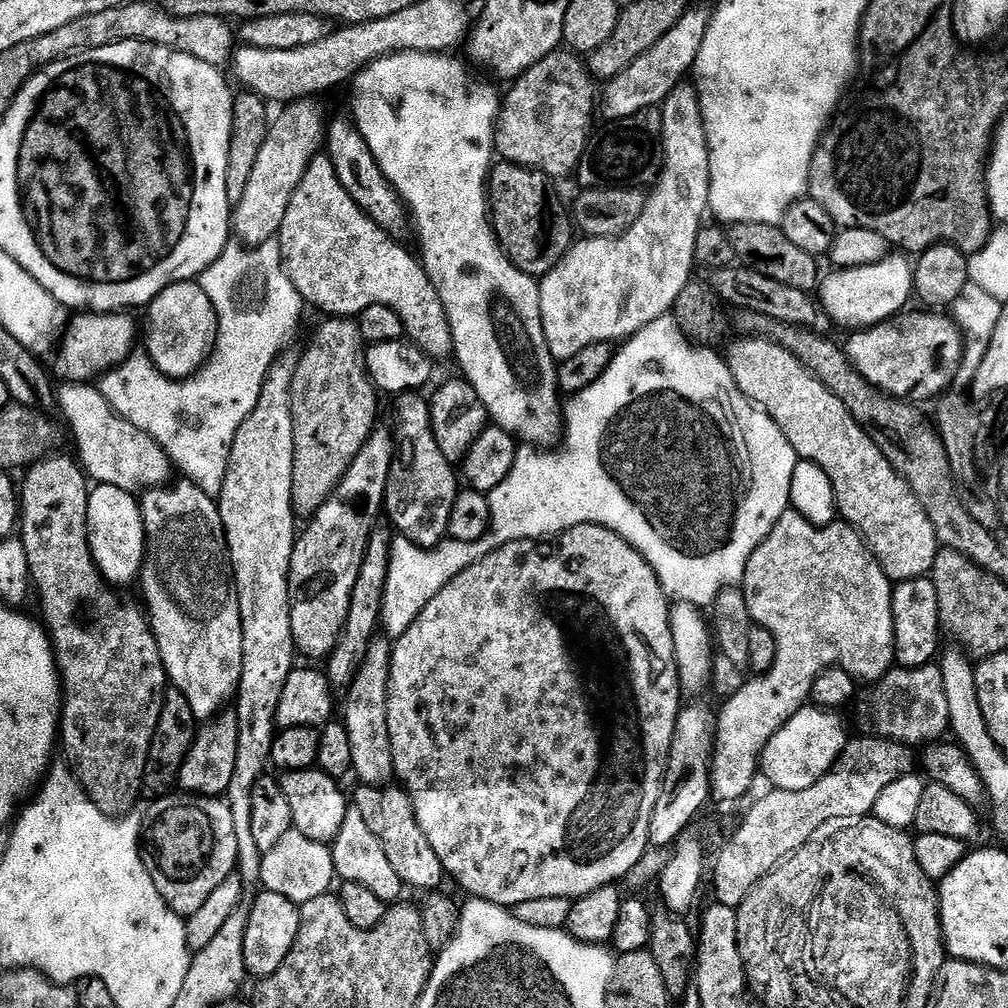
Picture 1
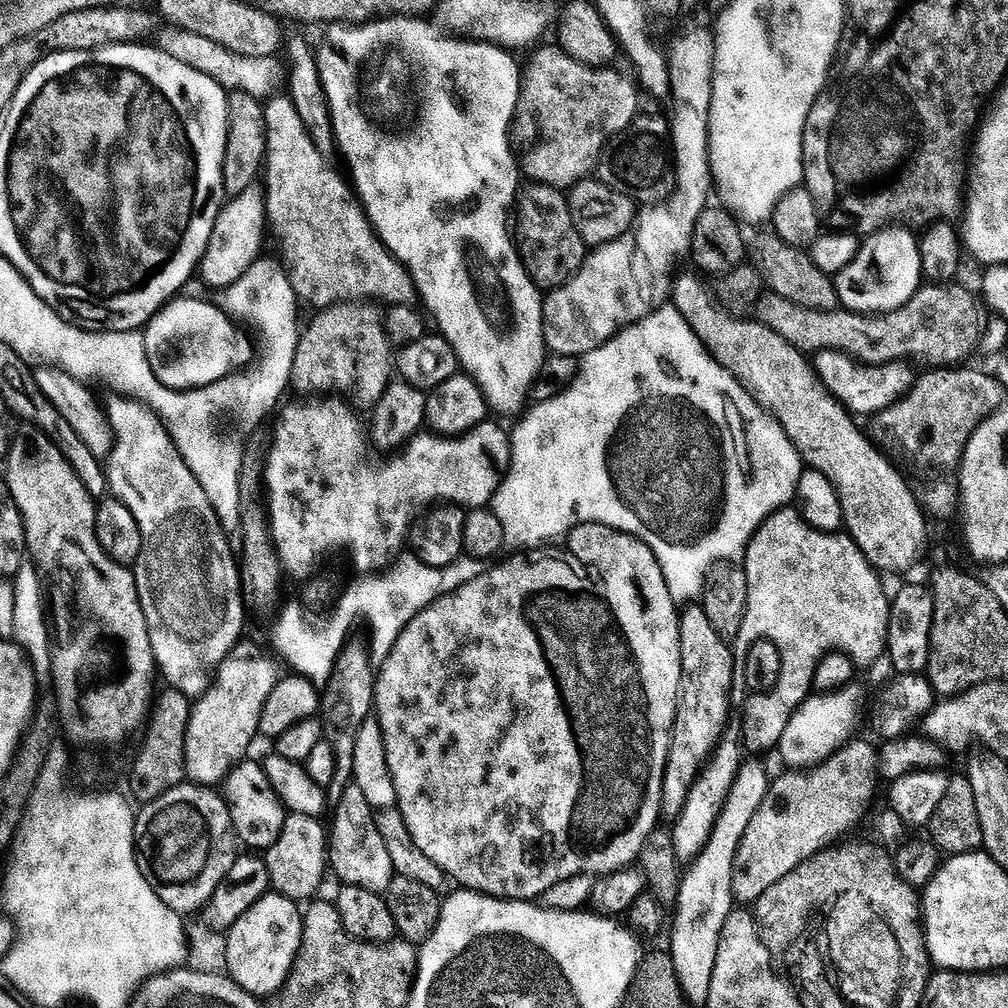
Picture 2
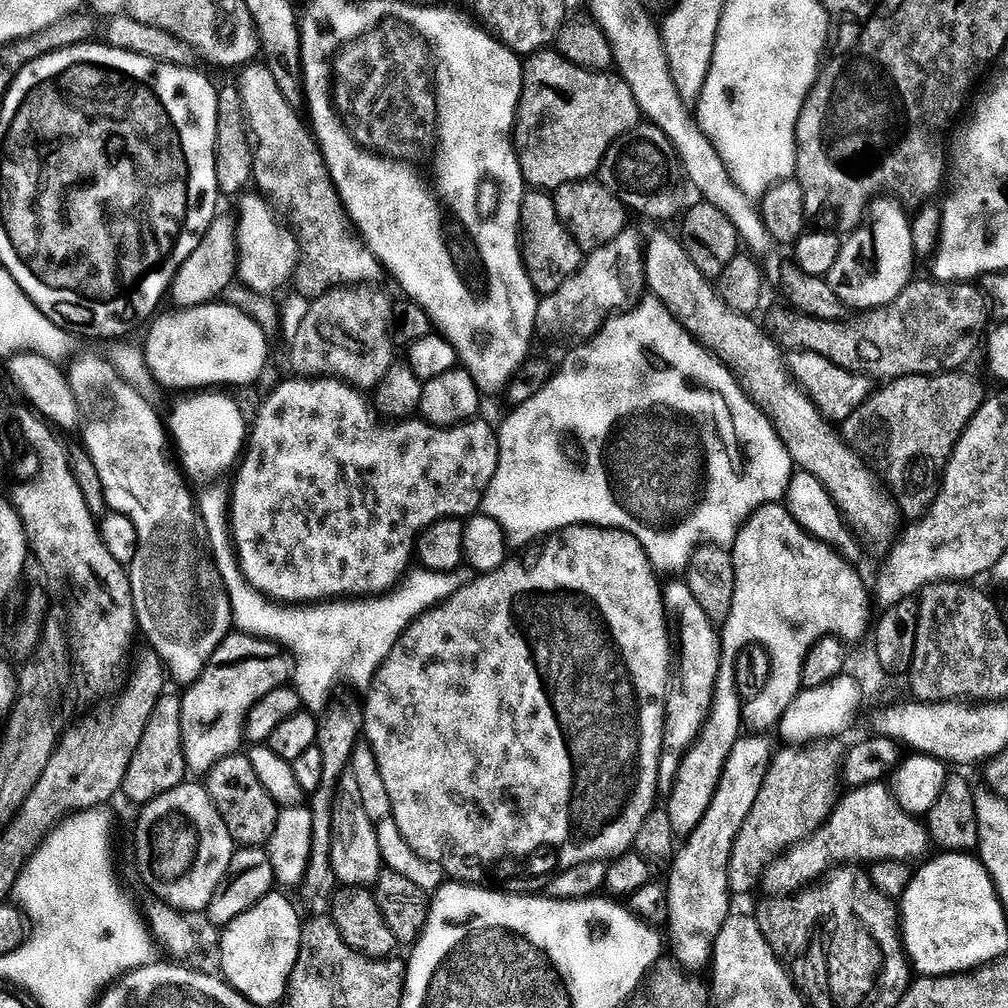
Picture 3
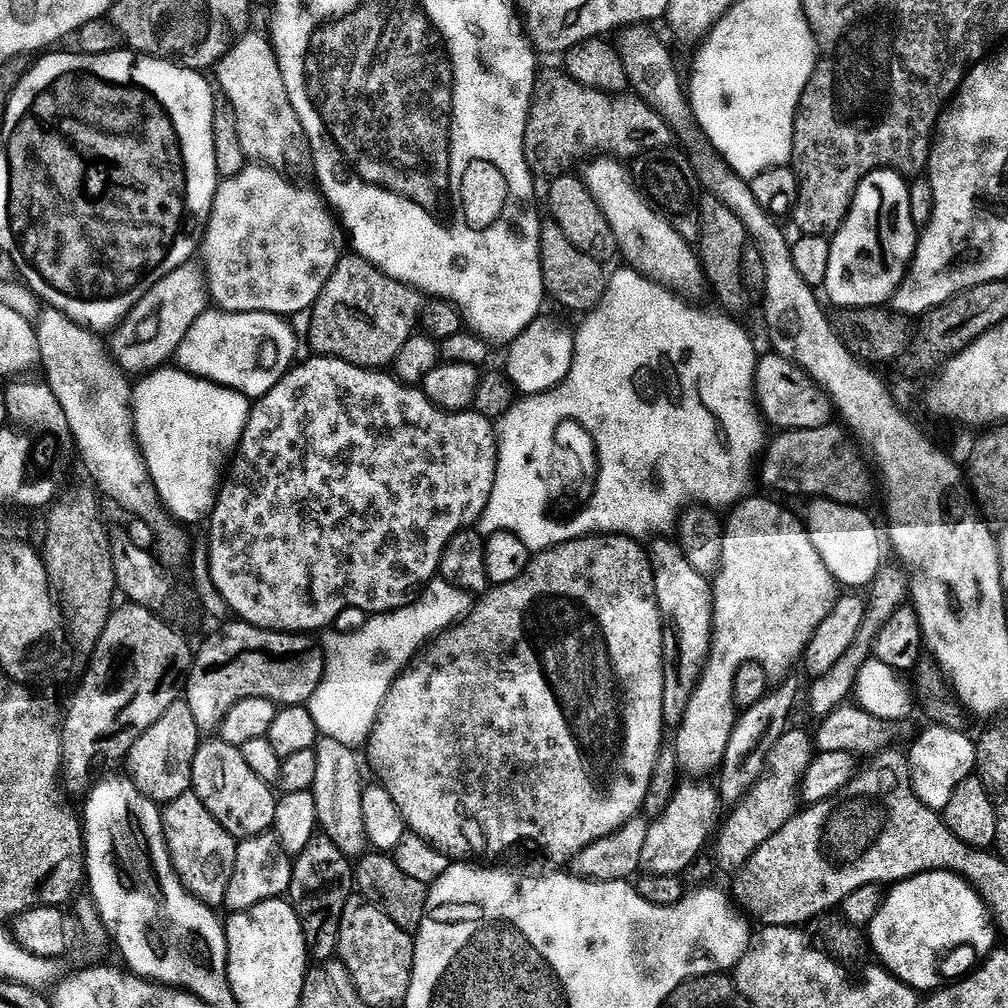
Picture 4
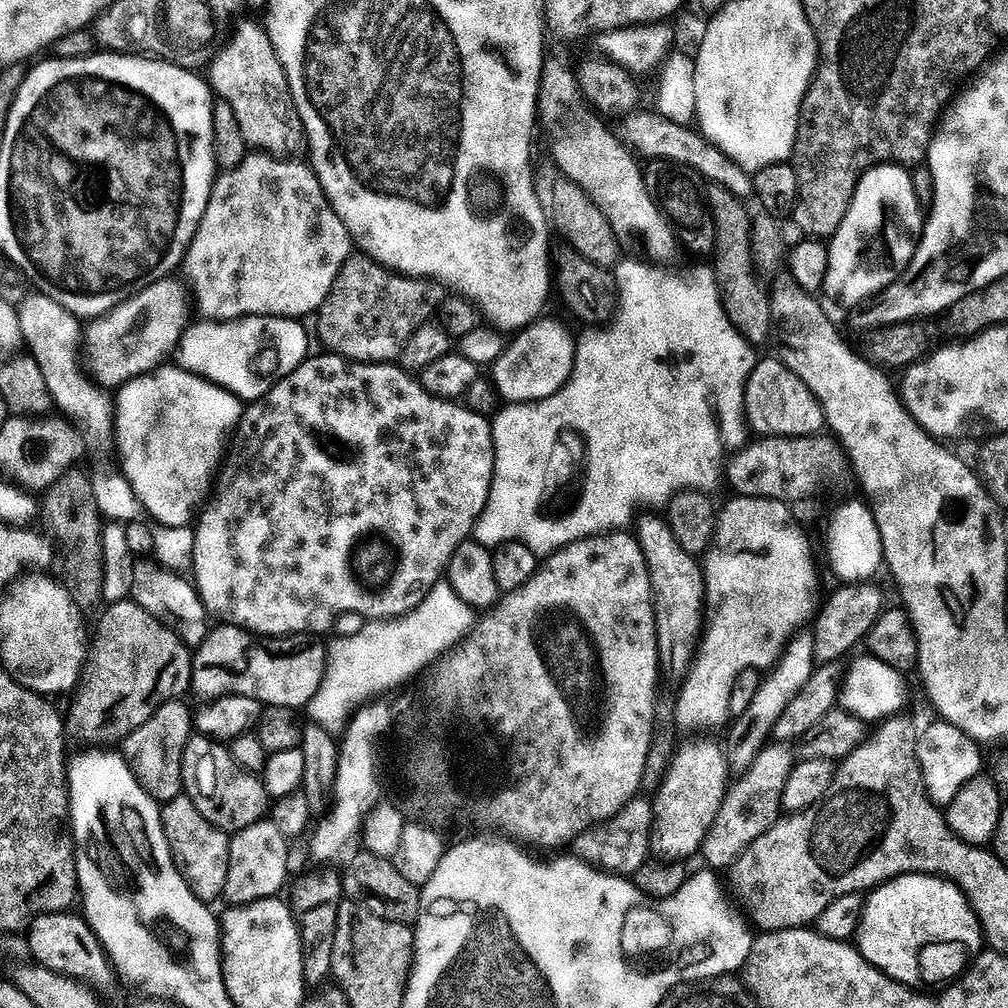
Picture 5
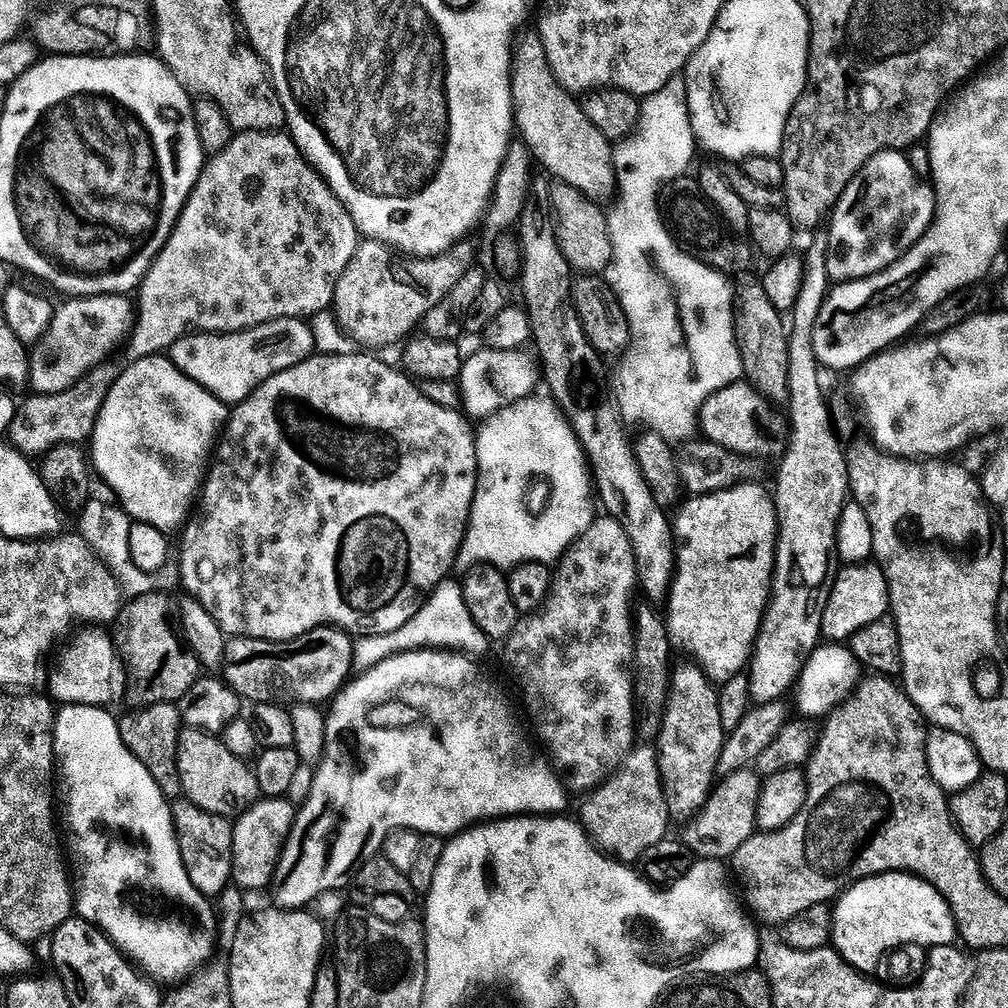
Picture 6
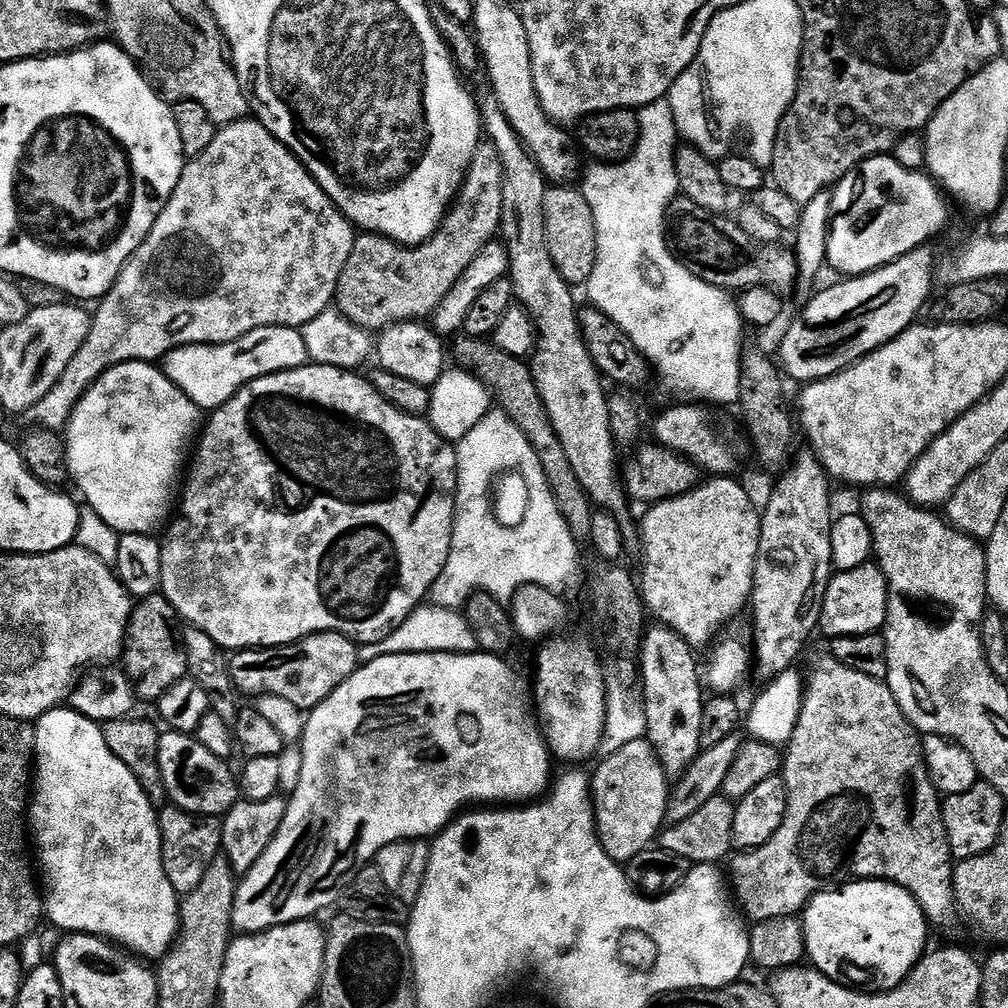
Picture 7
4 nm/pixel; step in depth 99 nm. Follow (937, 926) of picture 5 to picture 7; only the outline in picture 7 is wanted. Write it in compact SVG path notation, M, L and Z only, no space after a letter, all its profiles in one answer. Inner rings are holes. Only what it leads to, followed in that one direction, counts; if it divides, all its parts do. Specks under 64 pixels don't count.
M855 879L835 890L817 892L802 919L807 951L829 960L845 981L856 986L868 986L868 976L872 976L872 964L868 964L868 948L872 944L884 956L892 956L892 960L900 956L904 960L904 956L916 952L920 936L930 936L930 921L920 903L903 886L887 880Z

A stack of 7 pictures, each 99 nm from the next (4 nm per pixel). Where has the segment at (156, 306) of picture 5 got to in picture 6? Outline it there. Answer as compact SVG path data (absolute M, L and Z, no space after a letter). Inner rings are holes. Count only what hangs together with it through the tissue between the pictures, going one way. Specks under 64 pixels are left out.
M127 295L118 296L85 296L83 298L72 298L55 309L52 325L48 327L48 333L40 341L38 347L31 353L31 383L33 393L41 396L65 392L67 388L75 388L77 384L85 379L87 372L92 372L120 343L131 337L133 327L136 323L137 313Z

